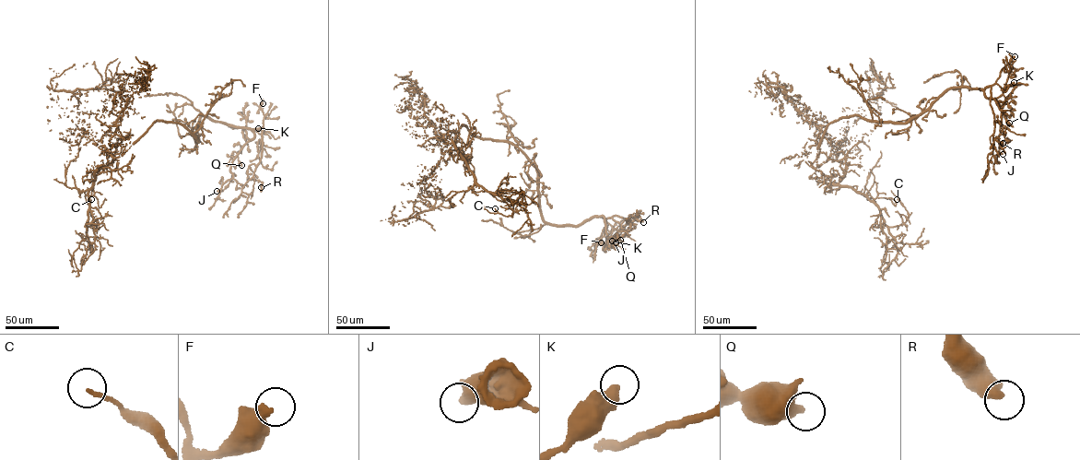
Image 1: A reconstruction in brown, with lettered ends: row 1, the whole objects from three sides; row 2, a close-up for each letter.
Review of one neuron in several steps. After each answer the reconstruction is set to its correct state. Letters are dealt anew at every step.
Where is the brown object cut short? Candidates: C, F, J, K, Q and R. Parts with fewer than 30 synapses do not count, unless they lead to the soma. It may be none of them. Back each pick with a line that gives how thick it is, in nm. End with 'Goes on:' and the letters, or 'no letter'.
J: 480 nm
Goes on: J

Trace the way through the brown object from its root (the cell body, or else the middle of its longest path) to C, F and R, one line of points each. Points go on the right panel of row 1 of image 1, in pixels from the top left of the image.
C: (842, 118), (815, 159), (844, 159), (839, 183), (889, 227), (909, 217), (897, 199)
F: (842, 118), (857, 115), (868, 120), (906, 123), (950, 88), (968, 87), (981, 89), (991, 86), (1015, 56)
R: (842, 118), (857, 115), (905, 123), (950, 88), (990, 86), (993, 137), (1003, 143)

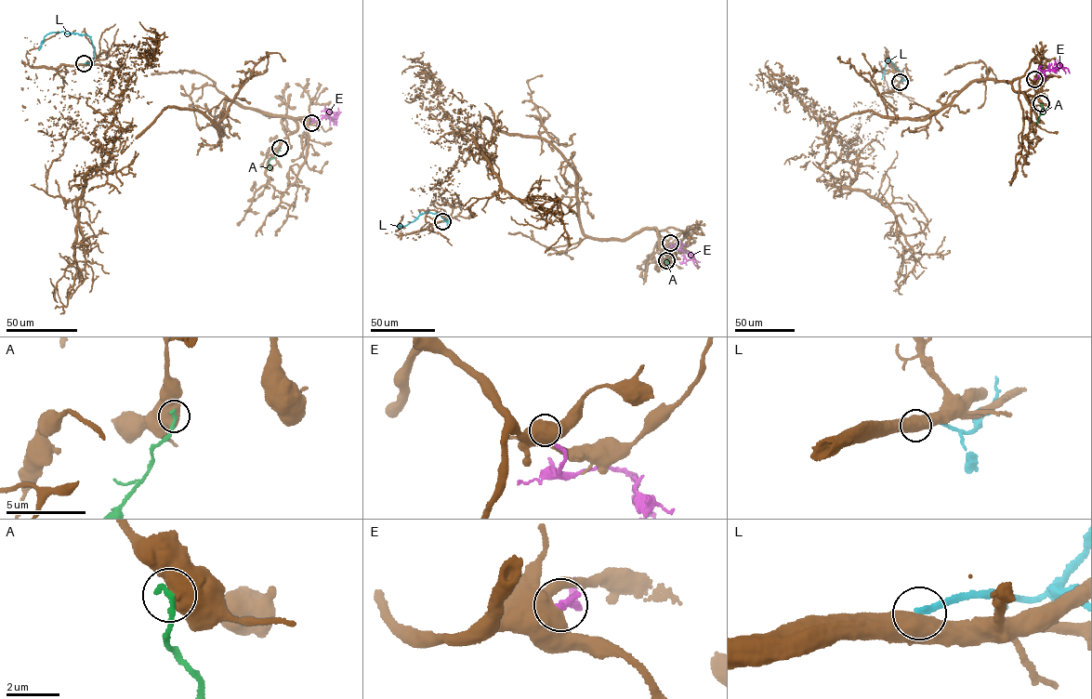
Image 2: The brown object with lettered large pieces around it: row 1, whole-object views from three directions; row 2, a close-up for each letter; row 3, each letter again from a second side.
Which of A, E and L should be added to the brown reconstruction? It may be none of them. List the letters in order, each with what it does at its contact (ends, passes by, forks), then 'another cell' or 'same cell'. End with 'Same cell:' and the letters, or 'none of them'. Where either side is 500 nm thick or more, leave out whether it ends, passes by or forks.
A: another cell
E: another cell
L: another cell
Same cell: none of them

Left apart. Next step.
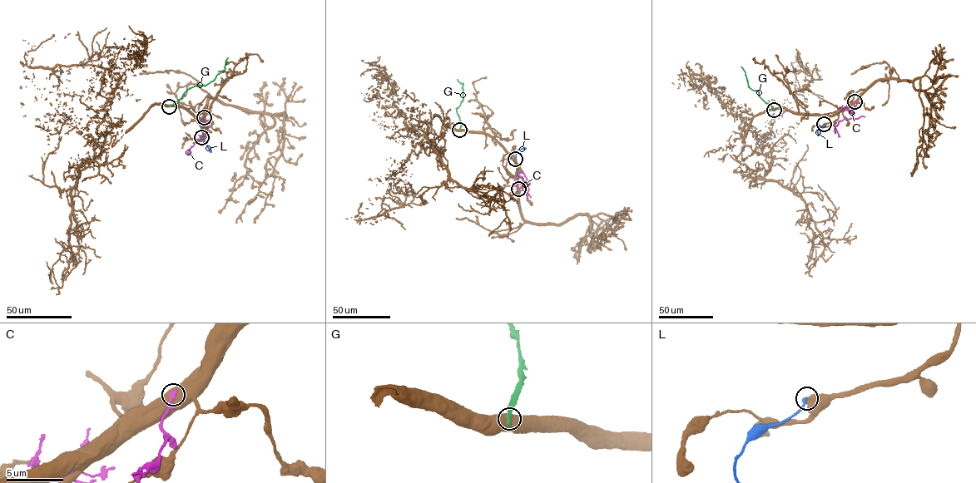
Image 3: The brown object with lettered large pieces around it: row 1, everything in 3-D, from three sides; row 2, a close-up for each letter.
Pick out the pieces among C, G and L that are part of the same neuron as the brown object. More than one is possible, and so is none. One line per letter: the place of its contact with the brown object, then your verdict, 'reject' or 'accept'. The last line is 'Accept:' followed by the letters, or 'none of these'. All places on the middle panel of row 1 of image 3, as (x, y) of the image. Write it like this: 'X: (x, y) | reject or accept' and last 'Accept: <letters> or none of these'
C: (518, 189) | reject
G: (459, 130) | reject
L: (515, 159) | accept
Accept: L

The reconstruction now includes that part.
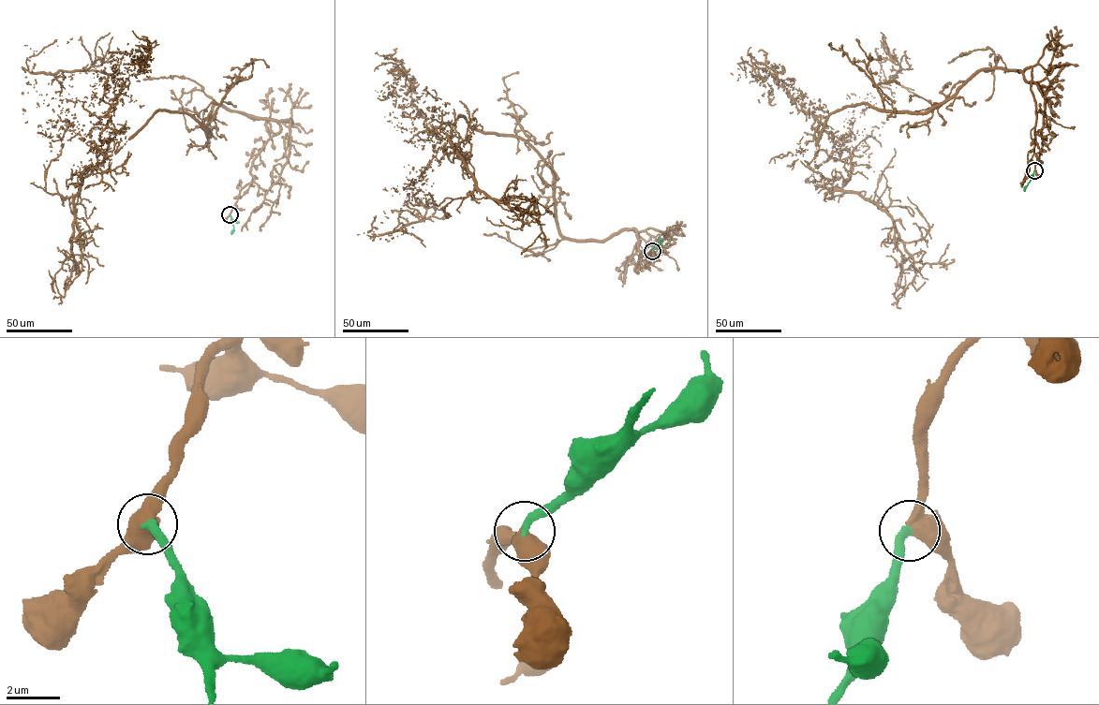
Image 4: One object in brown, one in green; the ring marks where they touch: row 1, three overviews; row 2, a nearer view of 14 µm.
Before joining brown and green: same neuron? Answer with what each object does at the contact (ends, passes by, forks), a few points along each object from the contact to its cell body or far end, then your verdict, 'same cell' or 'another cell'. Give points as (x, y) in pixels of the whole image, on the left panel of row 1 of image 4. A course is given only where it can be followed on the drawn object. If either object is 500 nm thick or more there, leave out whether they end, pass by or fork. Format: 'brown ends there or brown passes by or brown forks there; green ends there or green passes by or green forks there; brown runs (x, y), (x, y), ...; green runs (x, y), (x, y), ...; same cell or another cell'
brown runs (230, 214), (280, 126), (215, 103), (210, 136), (155, 110), (105, 156), (90, 129), (149, 52), (109, 51); green runs (230, 214), (233, 227), (231, 233); same cell

